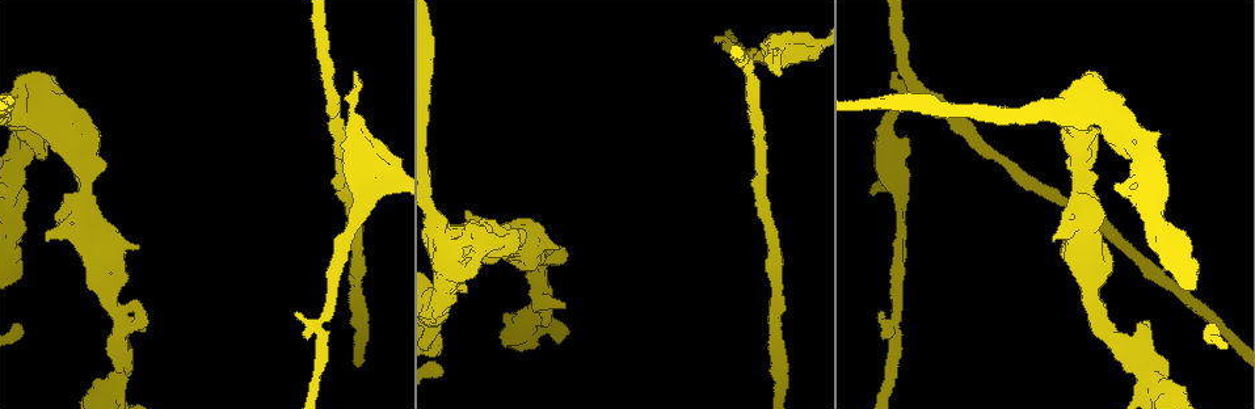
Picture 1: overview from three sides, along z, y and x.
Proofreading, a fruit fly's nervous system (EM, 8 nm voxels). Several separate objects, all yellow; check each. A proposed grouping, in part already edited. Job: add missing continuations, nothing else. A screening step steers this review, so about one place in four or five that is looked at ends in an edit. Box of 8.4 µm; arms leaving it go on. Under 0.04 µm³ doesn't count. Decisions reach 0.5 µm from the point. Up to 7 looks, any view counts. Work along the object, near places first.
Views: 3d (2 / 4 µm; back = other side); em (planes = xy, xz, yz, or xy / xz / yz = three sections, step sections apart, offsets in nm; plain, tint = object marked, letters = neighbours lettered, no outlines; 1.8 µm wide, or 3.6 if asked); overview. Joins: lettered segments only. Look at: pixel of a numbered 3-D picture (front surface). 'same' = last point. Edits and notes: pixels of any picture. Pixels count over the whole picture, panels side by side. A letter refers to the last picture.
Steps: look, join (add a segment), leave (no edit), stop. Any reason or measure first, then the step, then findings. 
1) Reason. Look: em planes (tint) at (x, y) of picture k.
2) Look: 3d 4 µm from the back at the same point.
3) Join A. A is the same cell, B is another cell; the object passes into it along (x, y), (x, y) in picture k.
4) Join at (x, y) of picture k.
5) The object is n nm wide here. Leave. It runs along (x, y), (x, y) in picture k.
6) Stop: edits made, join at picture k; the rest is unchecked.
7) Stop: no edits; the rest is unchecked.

Thick end. Look: 3d 2 µm at (559, 248) of picture 1.

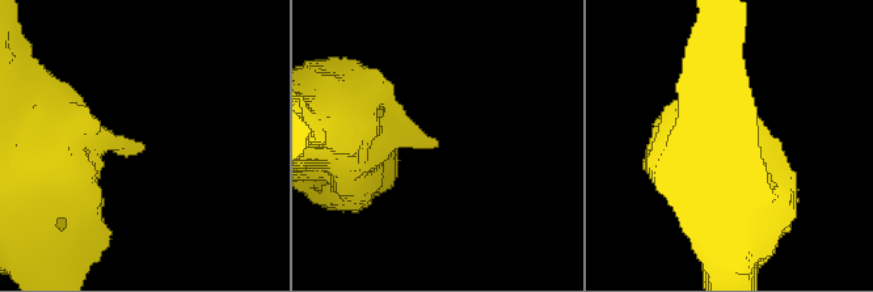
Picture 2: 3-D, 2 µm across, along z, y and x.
Now the EM. Look: em yz step 16 (letters) at (432, 144) of picture 2.

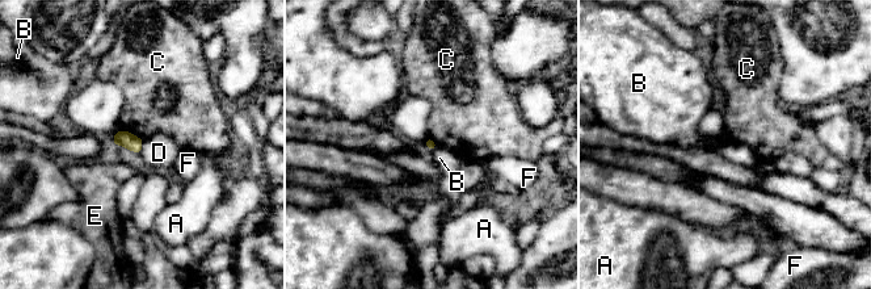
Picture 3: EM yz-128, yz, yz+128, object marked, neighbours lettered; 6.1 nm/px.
Look: em planes (letters) at the same point.

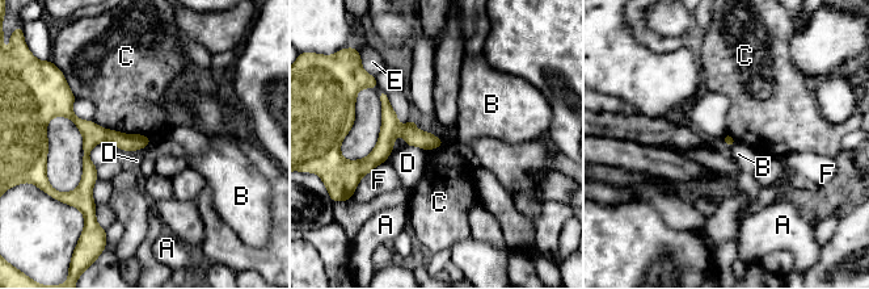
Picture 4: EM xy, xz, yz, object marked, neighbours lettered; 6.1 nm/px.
Leave. A, B, C, D, E and F are other cells; it runs along (70, 114), (88, 133), (89, 199) in picture 4; no lettered segment goes on from it.

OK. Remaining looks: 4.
Branch stops here. Look: 3d 4 µm at (48, 240) of picture 1.

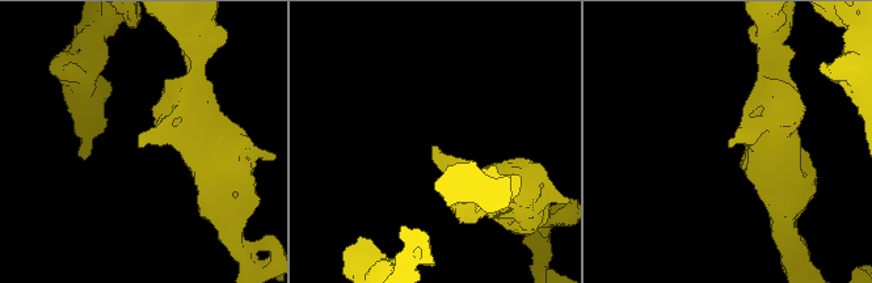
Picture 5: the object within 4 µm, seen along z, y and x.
Need the tissue. Look: em planes (letters) at (435, 148) of picture 5.

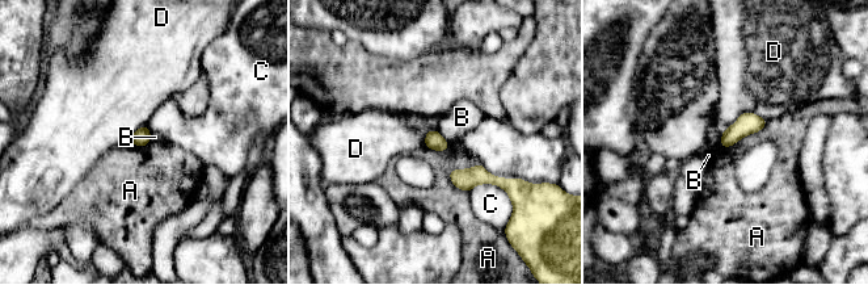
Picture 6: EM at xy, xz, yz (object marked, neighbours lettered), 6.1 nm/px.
Leave. A, B, C and D are other cells; a border runs along (435, 130), (447, 142) in picture 6; no lettered segment goes on from it.

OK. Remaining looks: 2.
Stop: no edits; the rest is unchecked.

